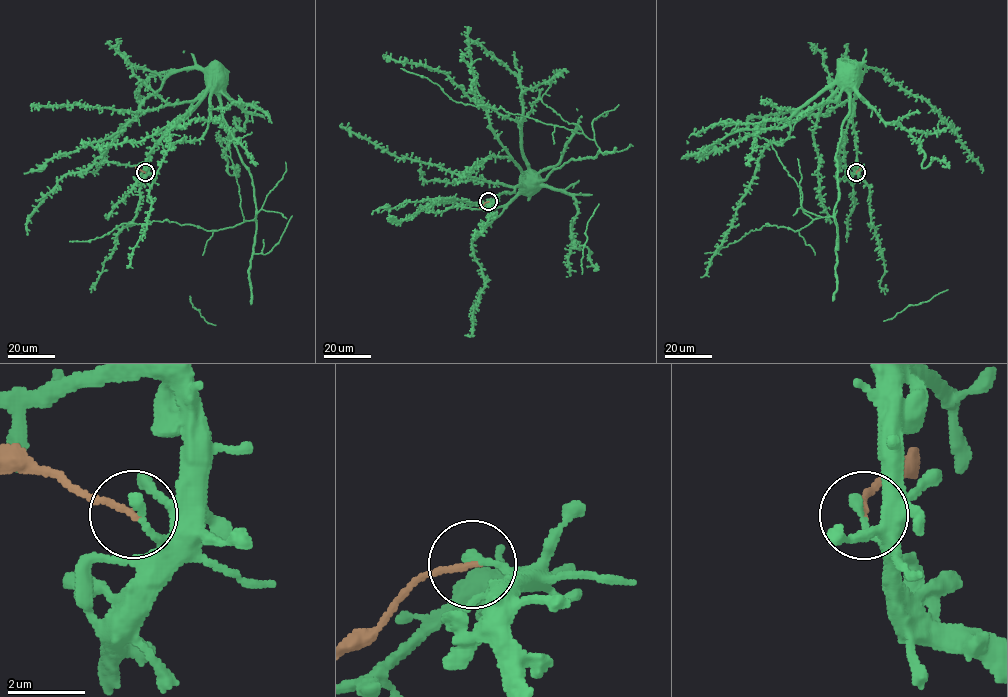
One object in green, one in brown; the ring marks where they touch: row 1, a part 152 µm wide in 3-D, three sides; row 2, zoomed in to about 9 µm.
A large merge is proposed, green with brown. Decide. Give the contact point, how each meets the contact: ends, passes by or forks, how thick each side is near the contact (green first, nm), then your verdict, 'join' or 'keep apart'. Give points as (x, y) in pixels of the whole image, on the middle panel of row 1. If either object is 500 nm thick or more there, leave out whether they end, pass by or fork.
at (488, 201); green ends there; brown ends there; 240 nm thick on the green side, 150 nm on the other; keep apart

